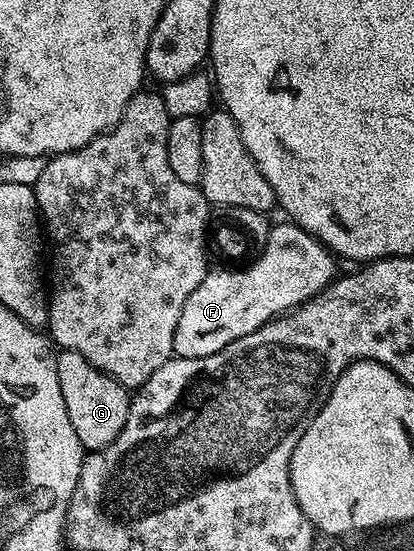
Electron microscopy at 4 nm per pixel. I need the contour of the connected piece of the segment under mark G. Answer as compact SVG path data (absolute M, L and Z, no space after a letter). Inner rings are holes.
M61 350L56 356L56 379L60 379L60 395L64 395L64 407L68 407L68 419L80 439L83 450L93 451L108 447L124 423L128 423L131 394L116 379L104 371L92 367L84 355L76 351Z

